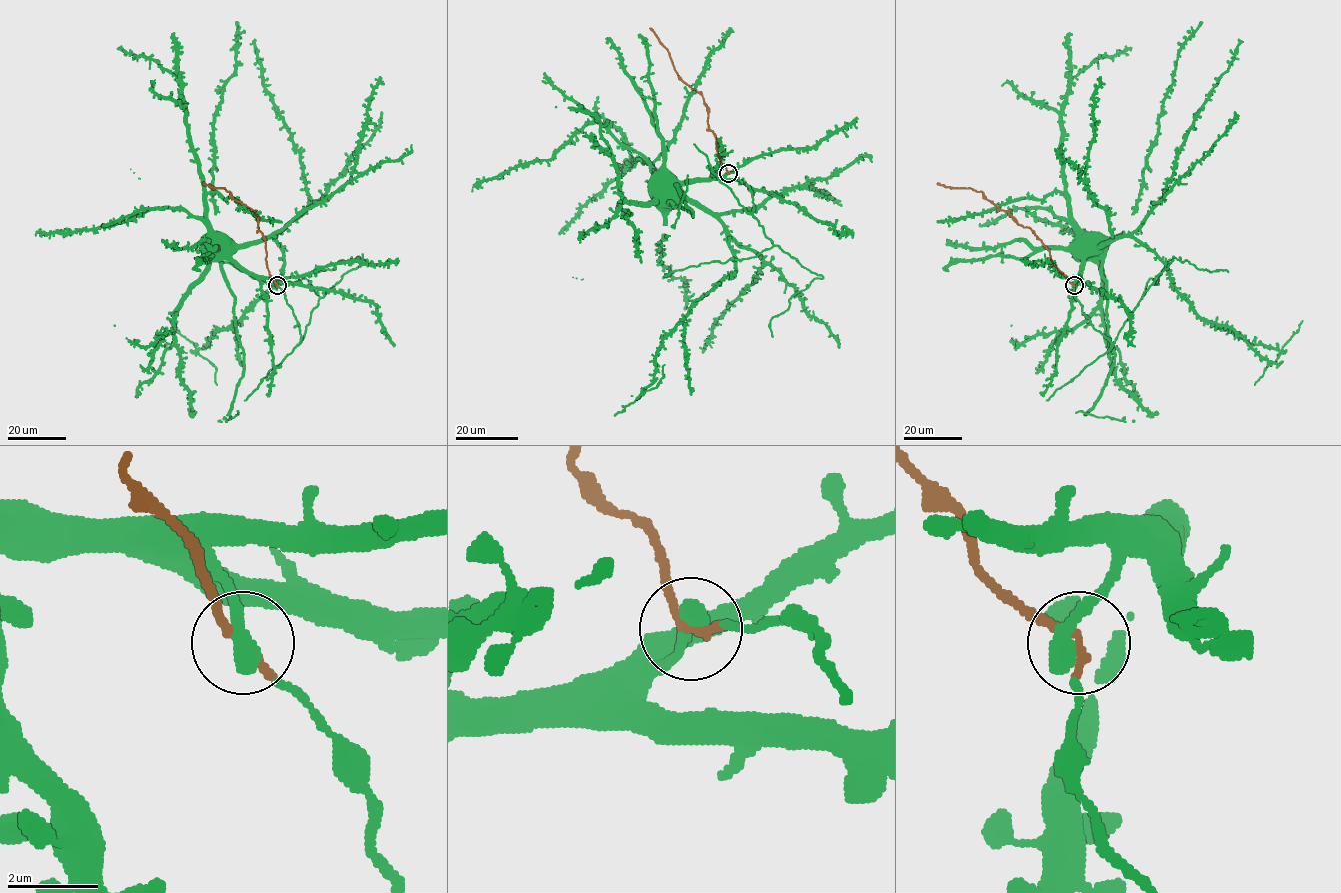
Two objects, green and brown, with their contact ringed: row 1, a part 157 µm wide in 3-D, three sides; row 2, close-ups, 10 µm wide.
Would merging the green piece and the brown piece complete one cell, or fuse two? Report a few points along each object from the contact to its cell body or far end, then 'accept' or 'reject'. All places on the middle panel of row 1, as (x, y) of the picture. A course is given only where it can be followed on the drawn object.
green via (728, 172), (680, 186), (721, 223), (735, 270), (663, 339), (654, 380), (643, 391), (654, 388), (665, 364) | brown via (728, 173), (717, 154), (716, 139), (708, 126), (708, 108), (702, 95), (677, 74), (668, 50), (650, 28) | accept

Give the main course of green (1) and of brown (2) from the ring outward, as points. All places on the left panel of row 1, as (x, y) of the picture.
1: (277, 284), (248, 274), (232, 254), (272, 236), (283, 265), (240, 318), (196, 351), (215, 368), (217, 384)
2: (277, 284), (267, 266), (266, 241), (254, 211), (235, 201), (224, 188), (213, 188), (203, 182)

